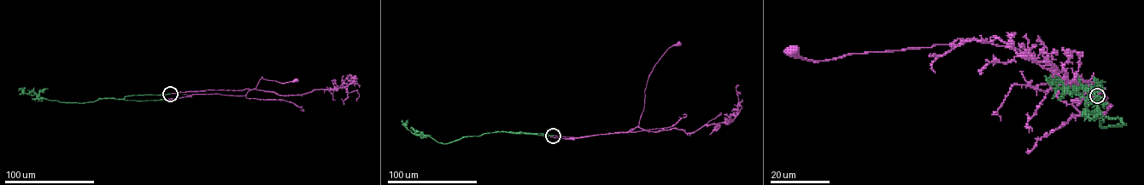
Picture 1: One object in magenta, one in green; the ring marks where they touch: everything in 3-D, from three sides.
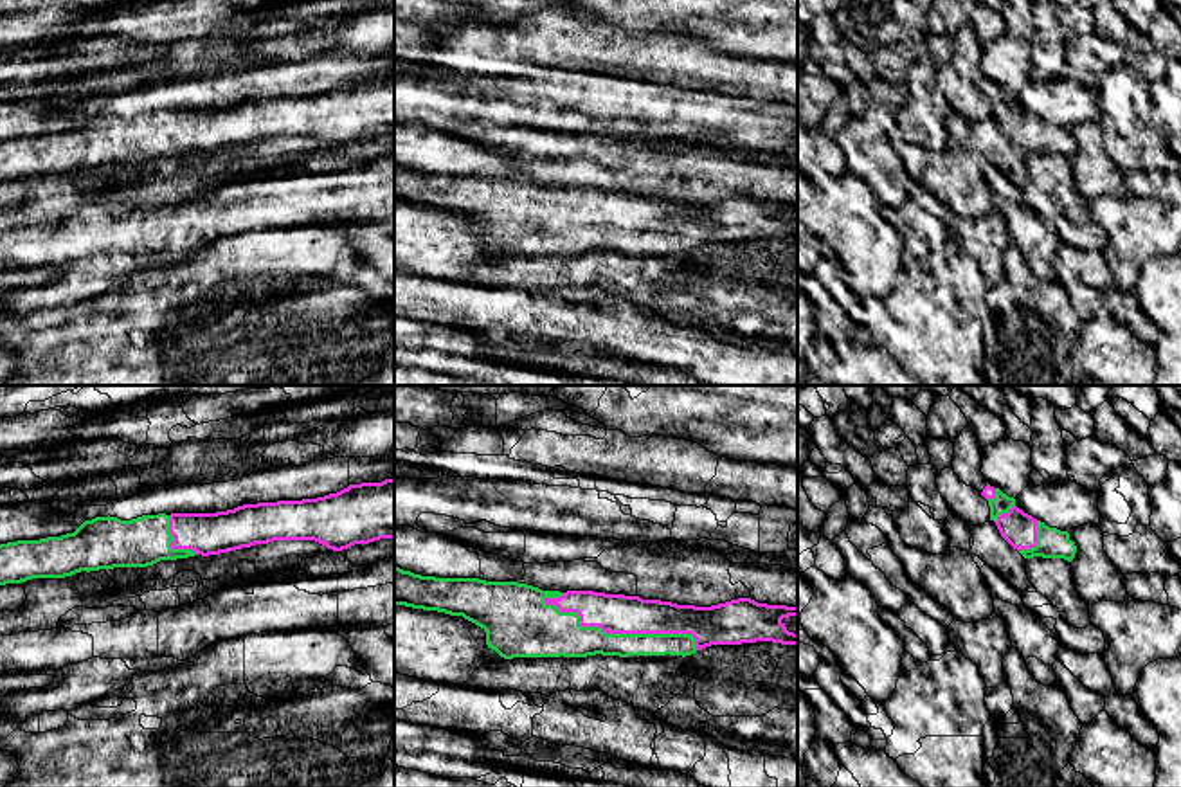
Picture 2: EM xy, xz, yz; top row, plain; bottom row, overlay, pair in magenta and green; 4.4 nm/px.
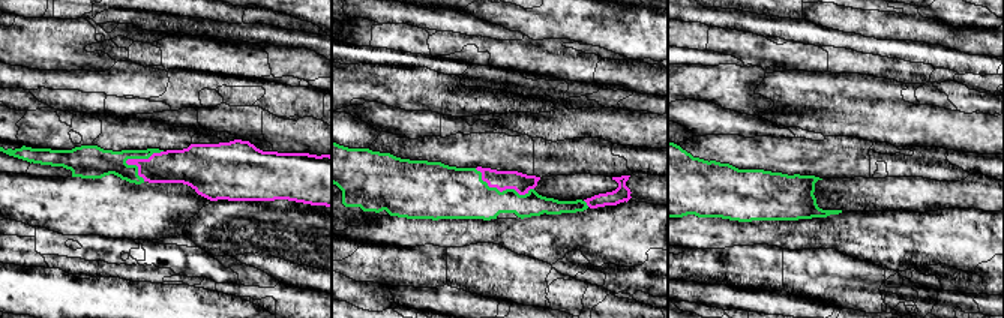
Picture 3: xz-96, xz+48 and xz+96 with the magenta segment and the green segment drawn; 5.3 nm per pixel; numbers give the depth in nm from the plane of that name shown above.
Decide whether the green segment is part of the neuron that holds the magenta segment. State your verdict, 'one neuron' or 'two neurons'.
one neuron

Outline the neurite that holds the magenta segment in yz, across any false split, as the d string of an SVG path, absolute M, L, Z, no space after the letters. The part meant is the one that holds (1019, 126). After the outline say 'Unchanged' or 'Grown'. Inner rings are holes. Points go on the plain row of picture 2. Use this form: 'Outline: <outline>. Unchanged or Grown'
Outline: M987 79L981 92L988 97L990 117L1001 133L1024 155L1064 155L1071 158L1077 149L1068 128L1050 124L1015 103L1015 95Z. Grown

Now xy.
Outline: M394 76L349 81L317 95L243 101L216 110L158 110L131 117L95 113L61 133L0 140L0 182L65 175L81 167L148 164L160 157L220 151L274 137L315 137L342 148L380 135L394 135Z. Grown

